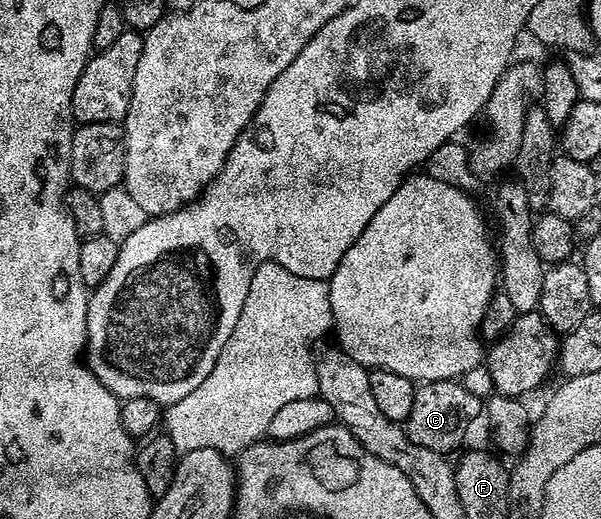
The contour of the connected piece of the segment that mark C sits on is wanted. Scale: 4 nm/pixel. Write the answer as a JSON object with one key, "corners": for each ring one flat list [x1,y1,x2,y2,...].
{"corners":[[427,380,414,389,412,412,404,422,408,438,416,446,433,452,450,454,453,448,463,447,462,439,470,423,483,411,484,404,476,395,470,394,458,380]]}

